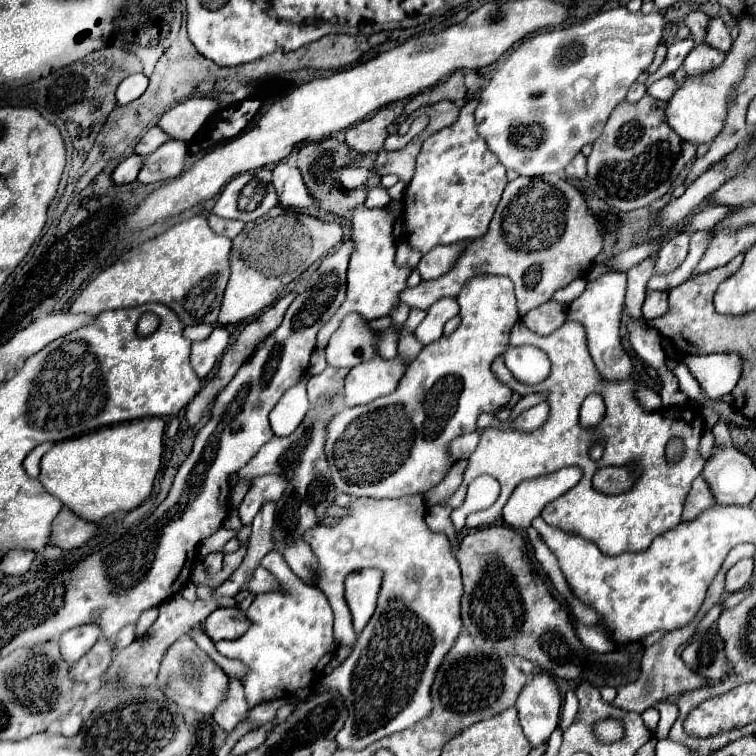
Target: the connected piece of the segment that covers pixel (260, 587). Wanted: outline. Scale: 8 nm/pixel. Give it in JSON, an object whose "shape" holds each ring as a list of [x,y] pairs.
{"shape":[[[257,567],[255,575],[253,575],[251,583],[249,583],[249,591],[253,591],[253,593],[267,593],[267,591],[277,591],[277,589],[281,589],[279,581],[267,569]]]}

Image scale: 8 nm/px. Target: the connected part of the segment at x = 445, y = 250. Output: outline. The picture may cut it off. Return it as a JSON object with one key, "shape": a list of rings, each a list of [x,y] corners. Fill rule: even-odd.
{"shape":[[[459,241],[459,243],[455,243],[455,245],[437,247],[437,251],[429,253],[429,255],[423,255],[421,261],[417,263],[417,269],[419,269],[421,277],[423,277],[423,281],[427,281],[427,279],[437,279],[437,277],[441,277],[443,273],[447,273],[447,271],[453,267],[455,259],[459,257],[461,247],[465,247],[465,245],[467,245],[467,241]]]}

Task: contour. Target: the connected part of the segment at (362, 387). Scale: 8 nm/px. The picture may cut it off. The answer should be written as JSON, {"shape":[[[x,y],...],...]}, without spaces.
{"shape":[[[399,355],[391,361],[383,357],[375,357],[371,361],[353,367],[345,379],[343,405],[345,407],[365,405],[371,403],[373,399],[393,393],[405,369],[407,365],[401,361]]]}

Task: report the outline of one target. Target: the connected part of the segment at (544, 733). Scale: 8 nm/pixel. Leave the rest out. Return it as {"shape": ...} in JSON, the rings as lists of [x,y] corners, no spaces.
{"shape":[[[535,675],[529,679],[517,699],[519,719],[531,747],[543,745],[559,723],[561,695],[549,675]]]}

